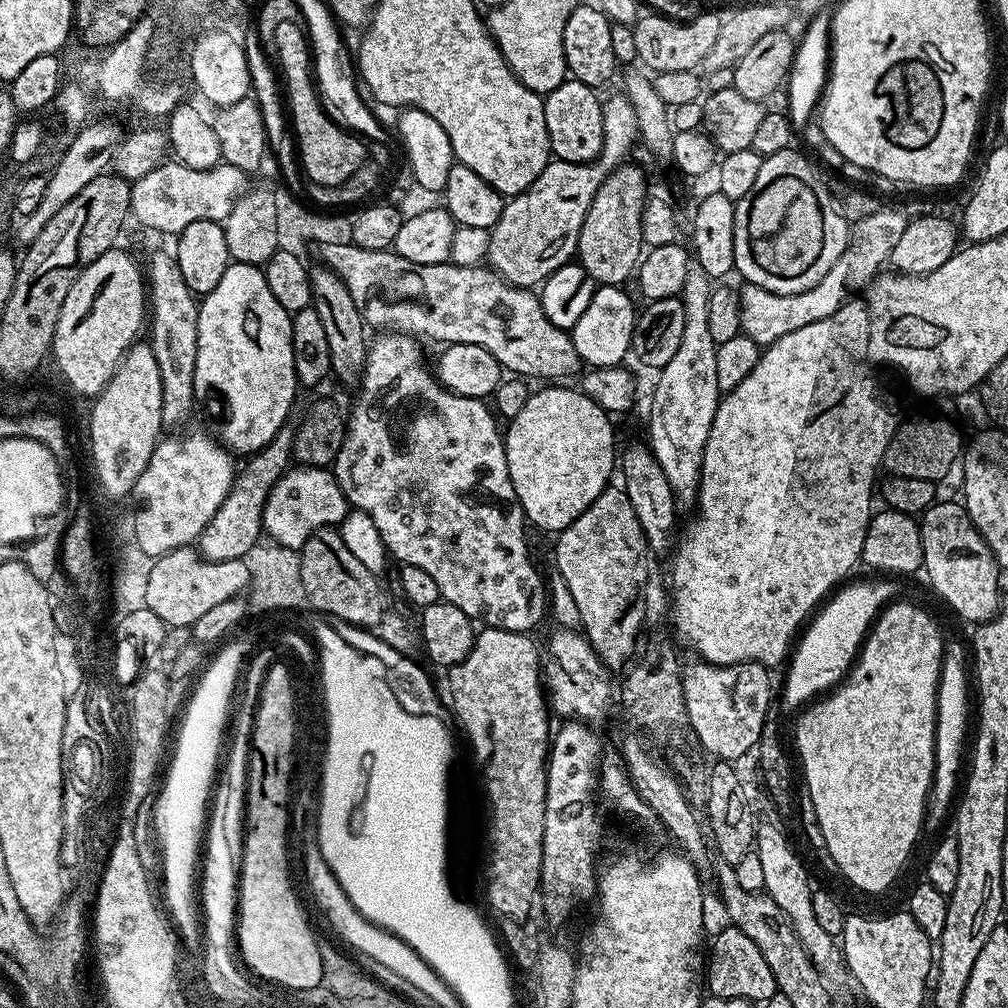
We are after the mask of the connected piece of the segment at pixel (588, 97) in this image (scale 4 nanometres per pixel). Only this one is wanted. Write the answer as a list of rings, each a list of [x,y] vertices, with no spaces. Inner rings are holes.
[[[567,78],[553,92],[543,97],[546,130],[551,155],[558,160],[586,164],[596,159],[602,150],[604,110],[601,97],[582,82]]]

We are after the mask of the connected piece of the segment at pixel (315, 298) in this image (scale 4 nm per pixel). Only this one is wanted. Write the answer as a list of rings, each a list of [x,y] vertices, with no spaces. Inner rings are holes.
[[[317,266],[310,272],[312,278],[311,307],[318,310],[318,319],[322,322],[322,330],[326,330],[326,343],[330,345],[331,375],[337,376],[344,384],[359,385],[360,375],[364,373],[364,359],[367,356],[366,325],[362,314],[358,314],[358,306],[354,306],[354,298],[350,298],[350,290],[342,282],[337,272]]]

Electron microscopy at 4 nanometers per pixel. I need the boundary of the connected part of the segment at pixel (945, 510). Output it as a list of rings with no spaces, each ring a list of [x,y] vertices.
[[[937,499],[936,503],[920,513],[918,523],[924,547],[922,568],[925,573],[928,571],[933,590],[964,620],[983,622],[996,615],[1002,599],[1002,569],[990,546],[968,517],[963,503]]]

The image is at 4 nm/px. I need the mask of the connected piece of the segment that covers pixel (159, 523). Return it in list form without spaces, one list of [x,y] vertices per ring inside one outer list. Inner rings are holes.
[[[192,432],[181,440],[161,439],[156,445],[154,454],[142,470],[134,489],[135,511],[137,516],[137,545],[153,558],[165,556],[170,550],[183,548],[199,541],[202,530],[214,518],[218,506],[232,489],[232,482],[238,473],[237,465],[232,465],[233,453],[229,452],[223,444],[212,440],[204,432]]]

